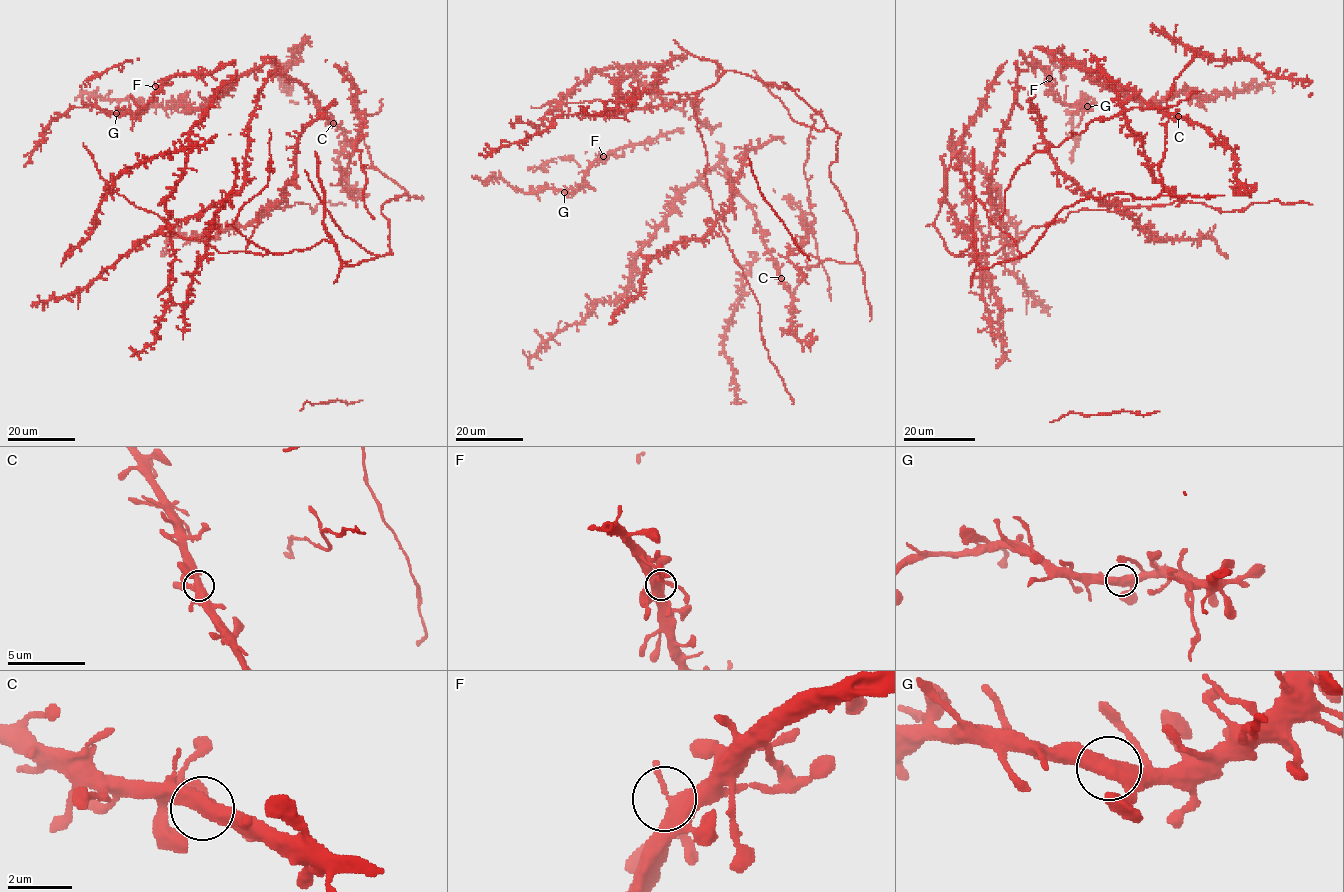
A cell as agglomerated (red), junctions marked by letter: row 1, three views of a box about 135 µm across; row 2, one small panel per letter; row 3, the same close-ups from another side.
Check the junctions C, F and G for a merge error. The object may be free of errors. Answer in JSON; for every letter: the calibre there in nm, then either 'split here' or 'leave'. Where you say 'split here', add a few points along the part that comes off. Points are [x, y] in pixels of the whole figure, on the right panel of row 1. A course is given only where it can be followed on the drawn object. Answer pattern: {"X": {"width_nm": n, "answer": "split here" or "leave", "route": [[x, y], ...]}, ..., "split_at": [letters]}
{"C": {"width_nm": 500, "answer": "leave"}, "F": {"width_nm": 420, "answer": "leave"}, "G": {"width_nm": 500, "answer": "leave"}, "split_at": []}

